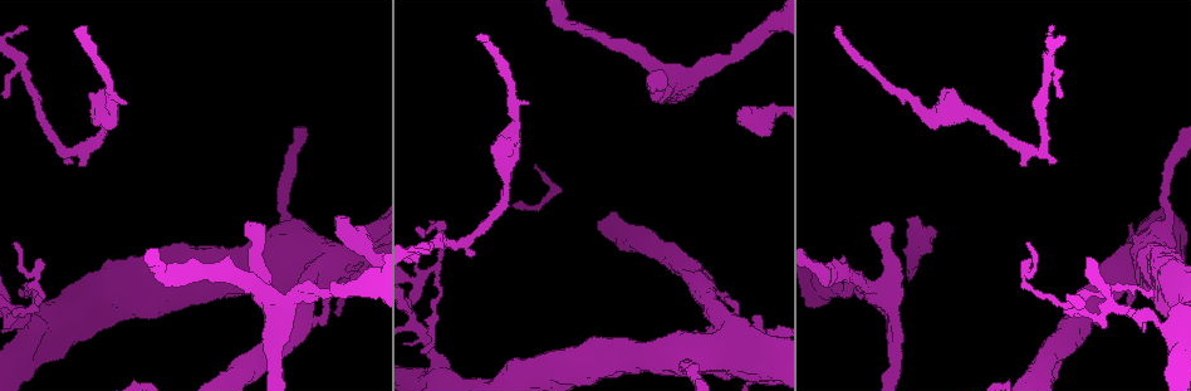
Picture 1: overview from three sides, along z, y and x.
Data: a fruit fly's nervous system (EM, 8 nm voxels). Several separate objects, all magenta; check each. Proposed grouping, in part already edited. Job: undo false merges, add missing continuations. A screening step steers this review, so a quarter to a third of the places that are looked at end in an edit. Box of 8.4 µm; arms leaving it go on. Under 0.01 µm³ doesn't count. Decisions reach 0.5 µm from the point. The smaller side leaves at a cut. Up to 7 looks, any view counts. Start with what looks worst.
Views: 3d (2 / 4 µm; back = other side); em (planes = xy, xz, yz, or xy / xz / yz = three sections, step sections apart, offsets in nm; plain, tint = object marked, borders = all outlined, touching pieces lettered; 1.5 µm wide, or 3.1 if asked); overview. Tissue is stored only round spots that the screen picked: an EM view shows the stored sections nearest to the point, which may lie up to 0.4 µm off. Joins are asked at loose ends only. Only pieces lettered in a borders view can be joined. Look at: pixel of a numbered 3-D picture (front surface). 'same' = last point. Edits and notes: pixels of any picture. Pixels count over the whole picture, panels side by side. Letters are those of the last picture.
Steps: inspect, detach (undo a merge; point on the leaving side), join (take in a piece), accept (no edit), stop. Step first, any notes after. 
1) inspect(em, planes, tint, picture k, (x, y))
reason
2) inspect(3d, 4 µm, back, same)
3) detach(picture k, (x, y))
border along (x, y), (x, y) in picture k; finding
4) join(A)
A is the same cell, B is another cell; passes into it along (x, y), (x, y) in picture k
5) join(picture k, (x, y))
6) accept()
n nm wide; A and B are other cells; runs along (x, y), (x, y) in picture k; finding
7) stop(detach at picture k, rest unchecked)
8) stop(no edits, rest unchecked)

inspect(3d, 2 µm, picture 1, (86, 26))
branch stops here

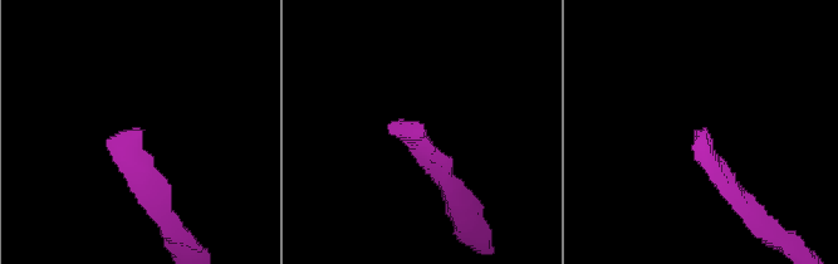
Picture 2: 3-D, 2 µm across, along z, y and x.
inspect(em, xy, step 4, tint, picture 2, (704, 129))
now the EM

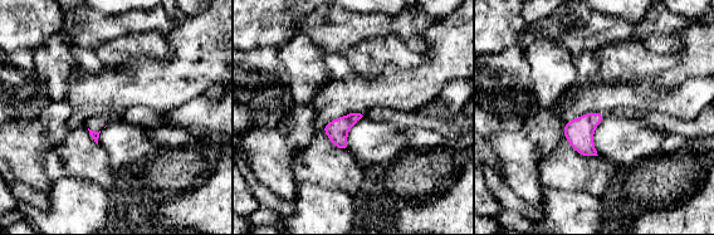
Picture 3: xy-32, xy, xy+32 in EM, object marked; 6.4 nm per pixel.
inspect(em, xz, step 4, borders, same)
another direction

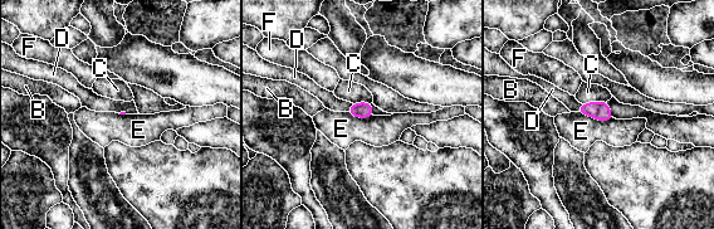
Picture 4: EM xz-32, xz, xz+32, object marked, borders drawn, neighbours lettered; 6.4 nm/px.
join(C)
C is the same cell, B, D, E and F are other cells; passes into it along (600, 111), (593, 102), (587, 92) in picture 4; the neuron continues

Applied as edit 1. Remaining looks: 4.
inspect(overview)
redraw

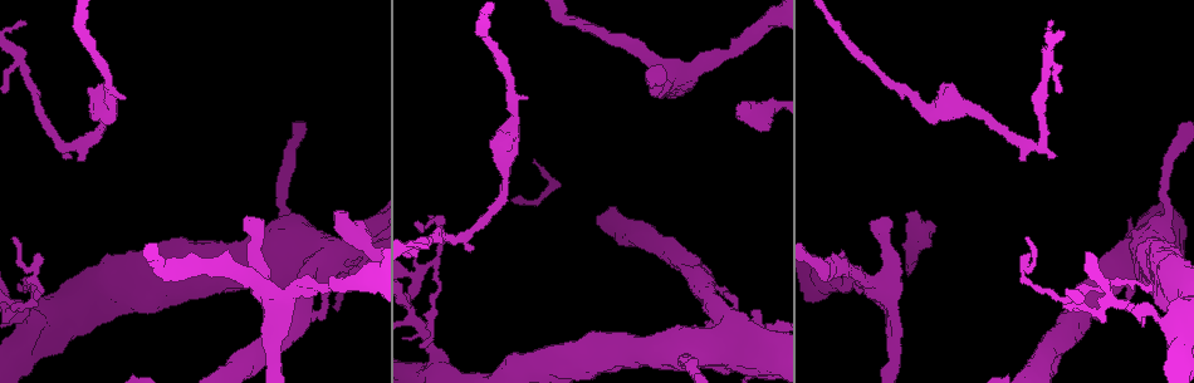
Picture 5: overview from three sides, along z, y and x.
inspect(3d, 4 µm, picture 5, (333, 271))
thick turns thin

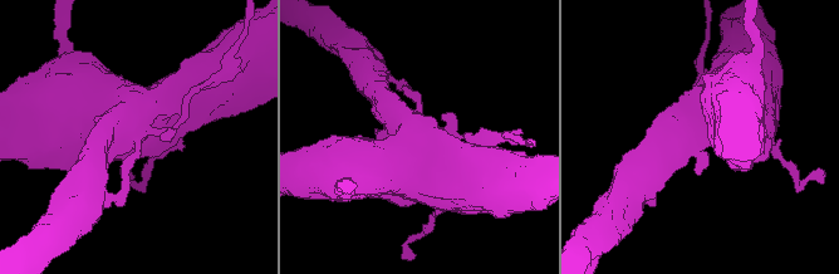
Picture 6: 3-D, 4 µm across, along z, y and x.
inspect(em, planes, borders, picture 6, (422, 121))

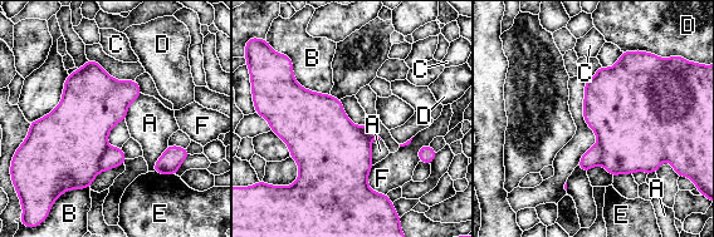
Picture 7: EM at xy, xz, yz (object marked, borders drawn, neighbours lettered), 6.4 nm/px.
accept()
A, B, C, D, E and F are other cells; border along (377, 137), (372, 141), (372, 164) in picture 7; one neuron here

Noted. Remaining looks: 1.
inspect(em, planes, borders, picture 5, (884, 219))
branch stops here

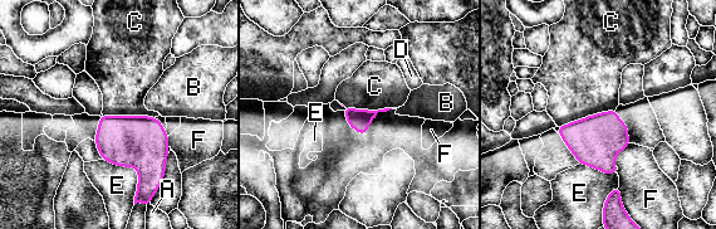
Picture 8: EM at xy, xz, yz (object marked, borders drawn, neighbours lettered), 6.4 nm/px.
join(C)
C is the same cell, A, B, D, E and F are other cells; passes into it along (596, 141), (587, 116), (583, 77) in picture 8; the neuron continues

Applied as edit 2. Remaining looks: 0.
stop(join at picture 4, join at picture 8, rest unchecked)

